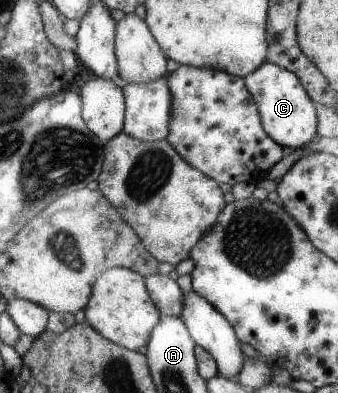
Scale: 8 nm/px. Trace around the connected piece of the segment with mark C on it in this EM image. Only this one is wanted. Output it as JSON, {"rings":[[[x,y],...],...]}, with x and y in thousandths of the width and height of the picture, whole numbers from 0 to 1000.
{"rings":[[[793,155],[725,198],[737,234],[772,290],[772,310],[796,346],[831,372],[891,377],[941,346],[941,262],[902,229],[891,204],[855,178]]]}

